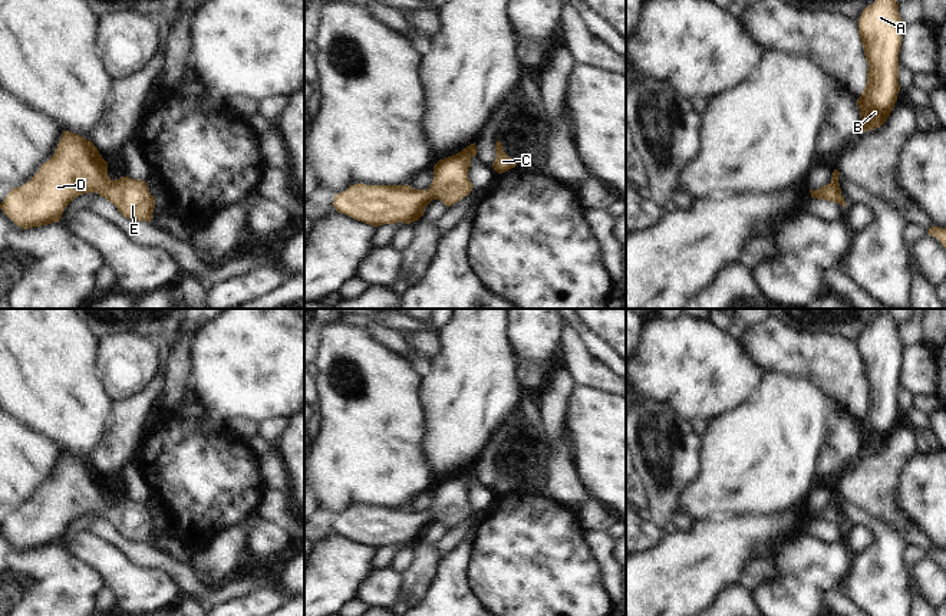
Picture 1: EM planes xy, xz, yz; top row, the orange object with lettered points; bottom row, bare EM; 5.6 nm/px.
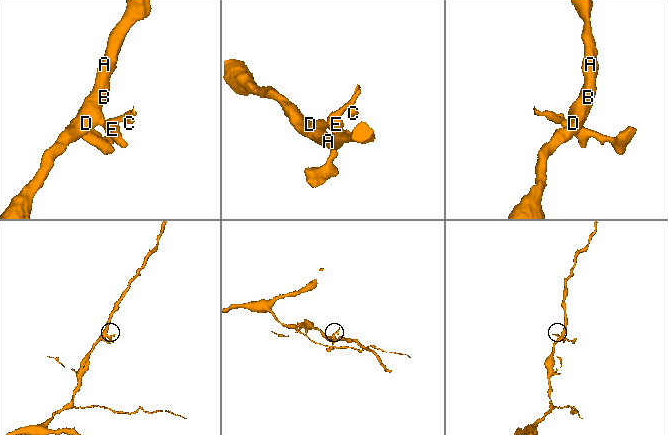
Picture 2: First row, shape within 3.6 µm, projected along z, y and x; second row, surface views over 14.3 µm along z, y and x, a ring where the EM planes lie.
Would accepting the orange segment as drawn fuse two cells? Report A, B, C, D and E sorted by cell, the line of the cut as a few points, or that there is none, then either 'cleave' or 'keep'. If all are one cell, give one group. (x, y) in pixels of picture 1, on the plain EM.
groups A B C D E; cut none; keep

